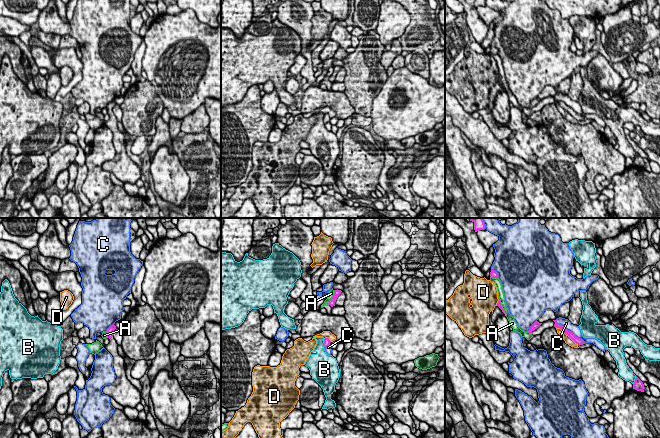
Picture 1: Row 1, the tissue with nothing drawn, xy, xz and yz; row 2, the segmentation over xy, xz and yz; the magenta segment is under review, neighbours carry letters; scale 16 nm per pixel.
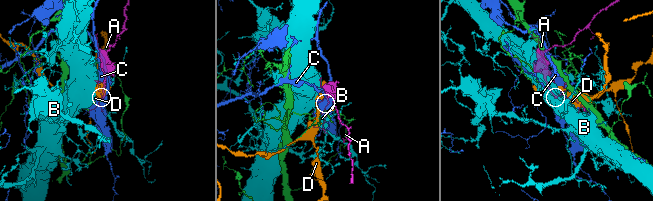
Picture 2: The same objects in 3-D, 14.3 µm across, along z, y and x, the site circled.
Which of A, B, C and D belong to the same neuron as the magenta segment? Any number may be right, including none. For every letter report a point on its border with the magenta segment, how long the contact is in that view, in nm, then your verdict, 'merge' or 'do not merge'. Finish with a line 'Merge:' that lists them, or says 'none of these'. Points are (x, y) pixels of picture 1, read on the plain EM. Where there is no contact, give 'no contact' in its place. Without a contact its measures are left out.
A: xz (333, 73) | 260 nm | do not merge
B: yz (635, 156) | 150 nm | do not merge
C: yz (569, 107) | 600 nm | do not merge
D: yz (567, 110) | 460 nm | do not merge
Merge: none of these

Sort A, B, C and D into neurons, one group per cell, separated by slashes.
A / B / C / D

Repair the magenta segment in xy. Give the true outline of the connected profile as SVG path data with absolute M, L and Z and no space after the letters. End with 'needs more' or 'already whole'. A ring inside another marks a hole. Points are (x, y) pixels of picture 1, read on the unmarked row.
M110 102L106 109L109 115L109 120L104 124L113 133L113 144L116 151L115 157L111 161L106 161L102 164L102 168L109 173L112 173L117 179L123 183L129 182L136 184L141 178L140 167L127 155L124 143L124 135L118 130L118 120L113 113L113 107L116 102Z | needs more

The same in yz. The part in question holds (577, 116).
M553 96L555 98L554 103L560 104L566 111L568 111L576 120L583 121L585 120L584 117L578 113L576 113L572 108L568 107L564 102L559 101L556 99L556 96Z | already whole

